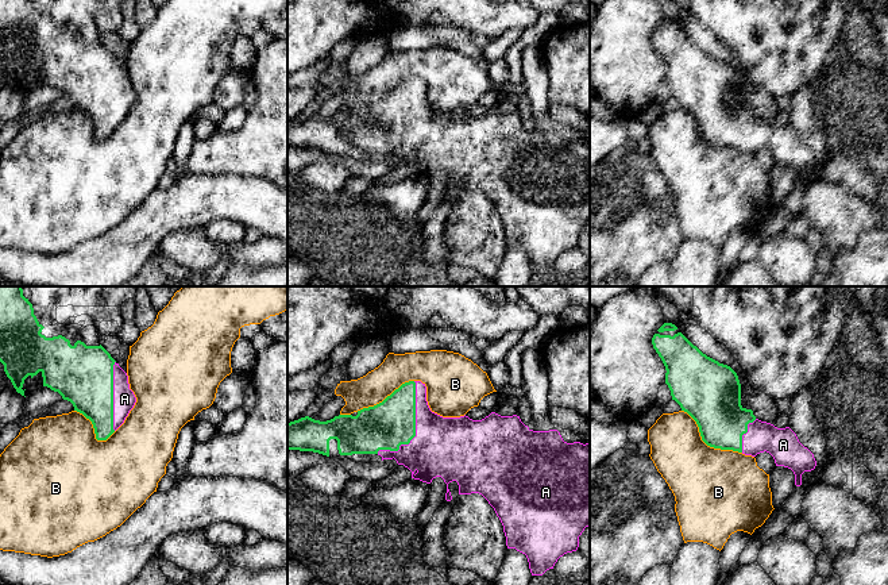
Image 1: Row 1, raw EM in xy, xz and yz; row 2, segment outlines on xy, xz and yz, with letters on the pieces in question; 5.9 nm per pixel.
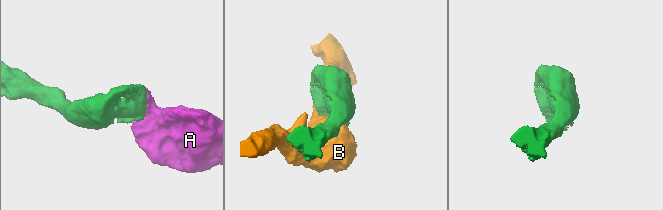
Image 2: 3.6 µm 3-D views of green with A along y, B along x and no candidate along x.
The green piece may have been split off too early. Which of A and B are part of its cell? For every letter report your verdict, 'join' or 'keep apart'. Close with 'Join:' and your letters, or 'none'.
A: join
B: keep apart
Join: A

